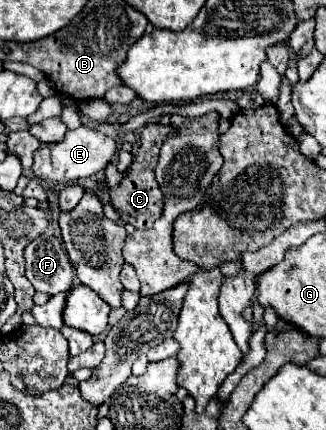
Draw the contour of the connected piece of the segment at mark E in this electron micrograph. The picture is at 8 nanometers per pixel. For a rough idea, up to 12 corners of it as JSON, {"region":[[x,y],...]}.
{"region":[[88,126],[34,154],[38,178],[66,184],[102,172],[116,142]]}

